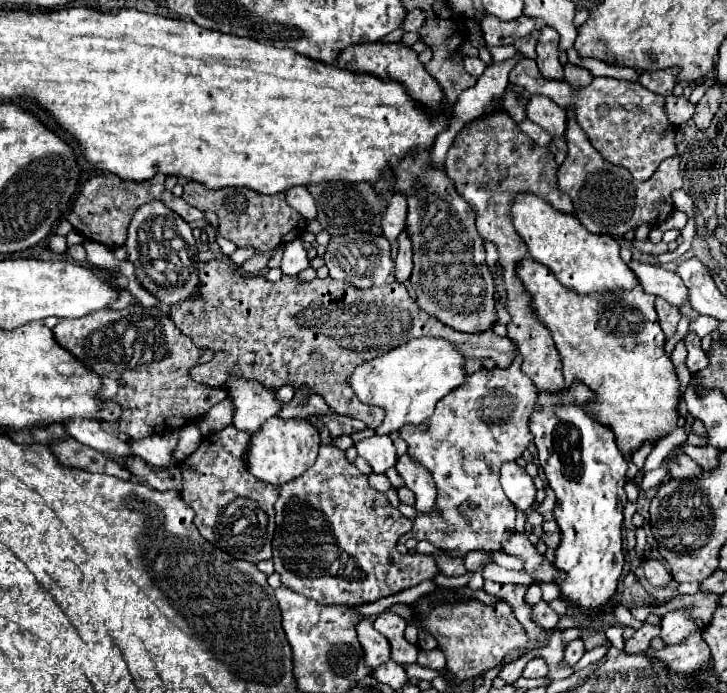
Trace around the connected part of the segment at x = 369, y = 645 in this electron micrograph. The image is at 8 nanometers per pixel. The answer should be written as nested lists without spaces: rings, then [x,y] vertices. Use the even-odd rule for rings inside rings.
[[[372,615],[372,617],[362,617],[360,623],[356,625],[358,641],[360,641],[362,649],[366,651],[364,663],[366,663],[366,667],[370,667],[372,671],[376,671],[380,665],[384,665],[384,663],[388,663],[388,661],[392,659],[388,639],[372,627],[372,621],[374,621],[374,619],[376,619],[376,615]]]

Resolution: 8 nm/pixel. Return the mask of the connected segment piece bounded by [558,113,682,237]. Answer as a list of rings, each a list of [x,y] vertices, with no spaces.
[[[568,113],[566,143],[568,155],[558,169],[558,189],[572,197],[576,217],[588,231],[622,237],[626,231],[636,229],[644,223],[660,225],[670,217],[670,213],[674,213],[672,191],[682,187],[682,177],[678,173],[678,157],[664,159],[650,179],[636,181],[628,173],[628,169],[602,159],[602,155],[590,145],[586,133],[580,129],[572,113]]]

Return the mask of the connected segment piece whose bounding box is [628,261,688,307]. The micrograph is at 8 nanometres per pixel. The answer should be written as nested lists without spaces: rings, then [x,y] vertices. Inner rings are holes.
[[[630,261],[628,267],[636,273],[646,293],[658,295],[674,307],[680,307],[688,301],[688,287],[680,281],[680,277],[674,271],[666,271],[660,265],[646,265],[638,261]]]

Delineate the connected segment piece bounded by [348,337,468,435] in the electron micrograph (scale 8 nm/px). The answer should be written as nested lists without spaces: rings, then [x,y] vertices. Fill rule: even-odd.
[[[418,337],[388,351],[382,357],[356,367],[348,381],[362,403],[380,405],[386,409],[386,419],[376,429],[376,433],[390,435],[402,425],[420,425],[422,421],[426,421],[432,415],[436,403],[452,389],[462,385],[468,377],[464,369],[466,359],[468,357],[462,355],[460,349],[448,339]]]

